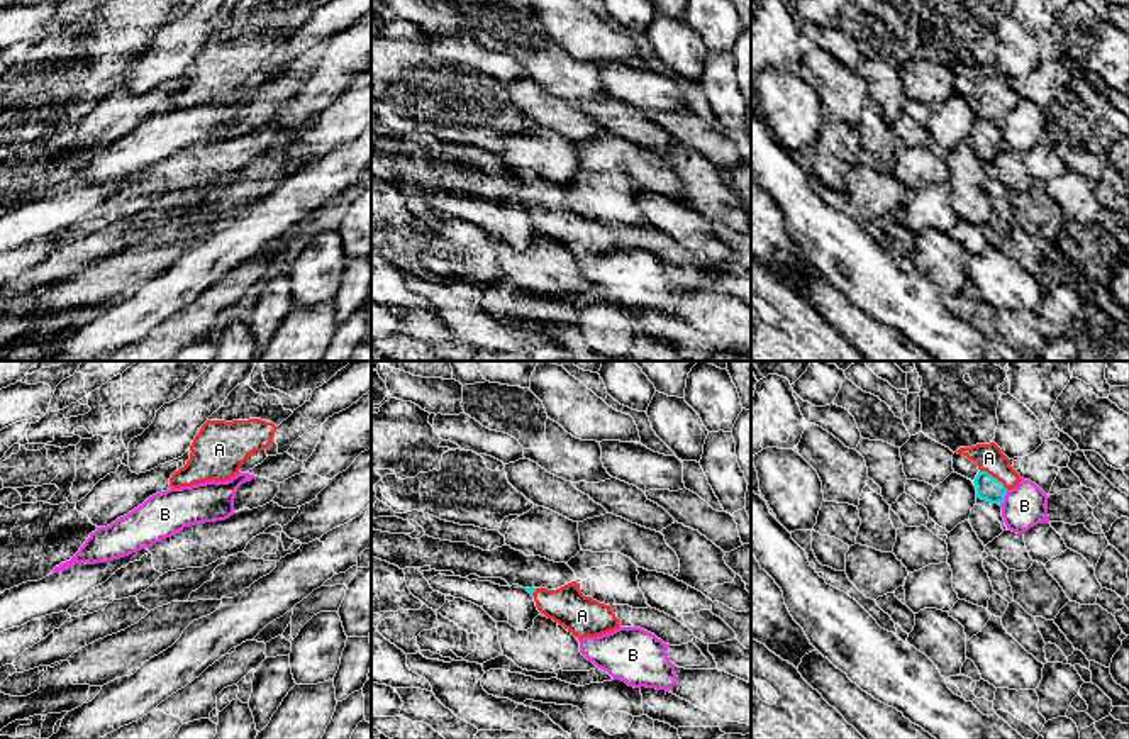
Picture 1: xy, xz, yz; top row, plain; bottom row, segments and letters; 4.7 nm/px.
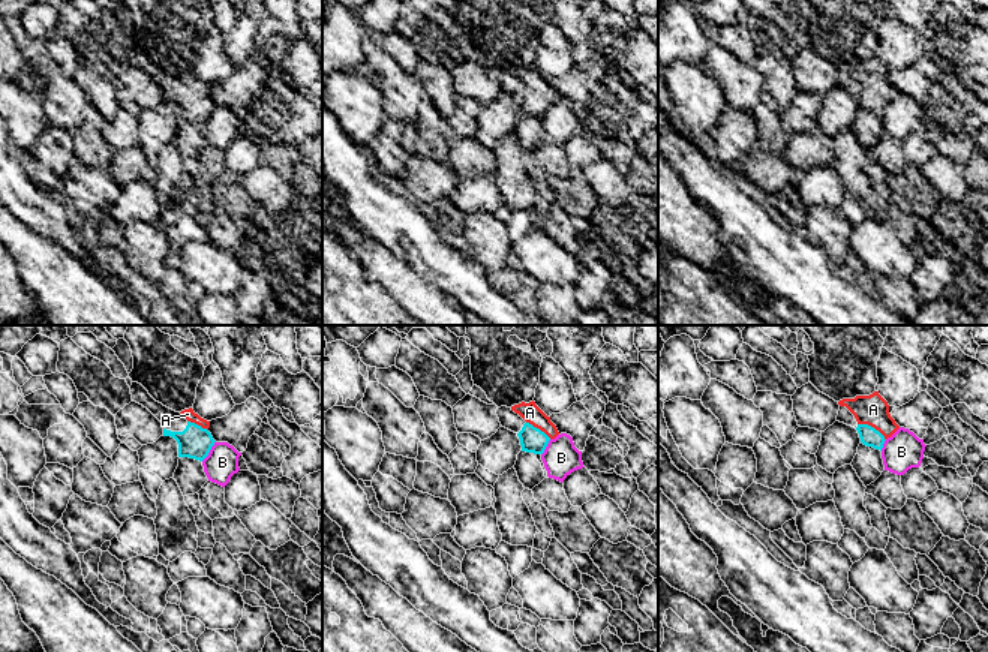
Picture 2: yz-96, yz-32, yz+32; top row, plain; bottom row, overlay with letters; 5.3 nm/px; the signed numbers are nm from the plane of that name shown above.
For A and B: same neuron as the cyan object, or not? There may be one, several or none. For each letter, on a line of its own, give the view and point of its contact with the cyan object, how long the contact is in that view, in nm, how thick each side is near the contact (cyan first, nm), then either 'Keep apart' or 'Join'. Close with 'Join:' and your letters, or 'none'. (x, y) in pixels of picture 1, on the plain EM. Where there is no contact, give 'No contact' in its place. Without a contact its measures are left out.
A: Touches cyan at yz (992, 97). Shared border 160 nm. Thickness 120 nm (cyan) against 130 nm. Join
B: Touches cyan at yz (1004, 119). Shared border 90 nm. Thickness 120 nm (cyan) against 200 nm. Keep apart
Join: A

